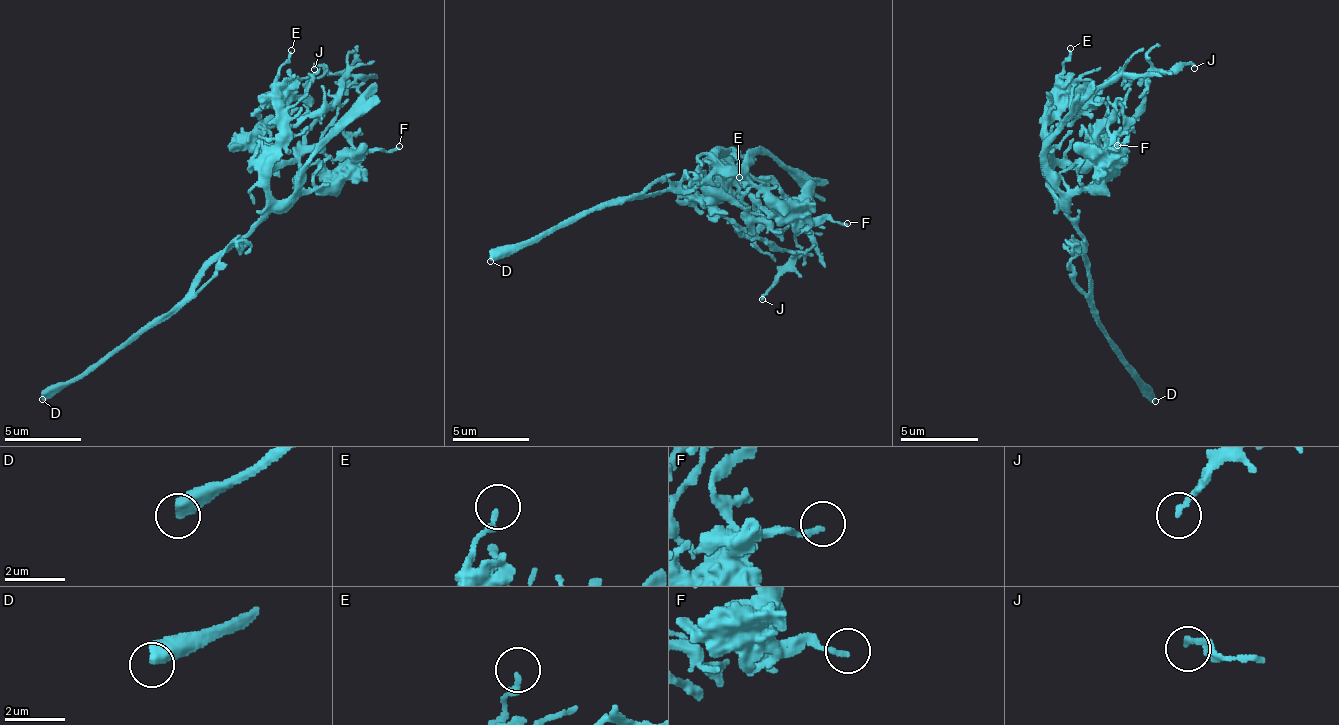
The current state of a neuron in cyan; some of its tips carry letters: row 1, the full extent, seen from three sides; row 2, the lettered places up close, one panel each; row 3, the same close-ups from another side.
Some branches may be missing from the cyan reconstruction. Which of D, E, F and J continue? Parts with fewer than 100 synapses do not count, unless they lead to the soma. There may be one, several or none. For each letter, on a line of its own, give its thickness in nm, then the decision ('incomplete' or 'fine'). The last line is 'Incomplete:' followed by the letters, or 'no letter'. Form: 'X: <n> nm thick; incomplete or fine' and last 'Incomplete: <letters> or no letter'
D: 550 nm thick; fine
E: 180 nm thick; fine
F: 160 nm thick; fine
J: 170 nm thick; fine
Incomplete: no letter

